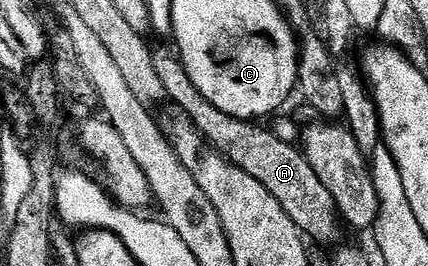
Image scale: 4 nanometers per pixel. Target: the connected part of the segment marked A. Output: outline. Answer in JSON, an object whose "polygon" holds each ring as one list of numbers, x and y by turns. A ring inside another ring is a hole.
{"polygon":[[155,48,152,54,156,75,160,75,166,97,175,105,172,105,173,108,186,114,188,120,201,131,211,149,218,150,236,167,240,167,240,171,248,171,252,179,258,180,280,203,280,207,284,208,305,238,322,245,334,242,340,235,335,200,328,187,320,183,320,175,312,171,312,163,308,163,301,148,297,144,289,145,272,130,265,129,262,126,265,124,245,121,220,111,220,107,212,107,212,103,208,103,208,99,196,91,196,83,188,79,188,71,183,67,179,54,173,48,170,49]]}

